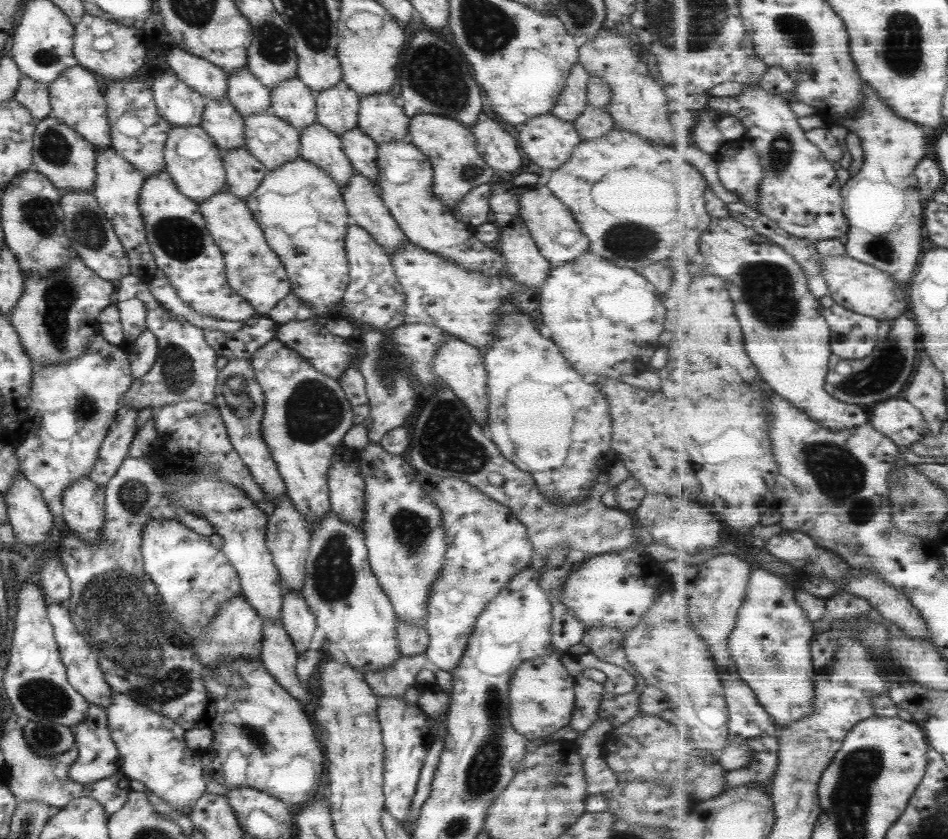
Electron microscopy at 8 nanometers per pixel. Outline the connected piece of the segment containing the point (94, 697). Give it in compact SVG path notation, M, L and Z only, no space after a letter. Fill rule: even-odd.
M46 604L46 617L52 626L54 641L59 651L60 661L65 666L66 681L90 704L96 704L106 710L110 703L110 688L103 678L101 669L96 661L96 655L73 626L69 613L62 605Z

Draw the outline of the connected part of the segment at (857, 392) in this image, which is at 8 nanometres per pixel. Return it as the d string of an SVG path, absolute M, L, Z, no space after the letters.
M901 315L893 320L890 332L883 336L882 345L869 356L862 359L844 359L842 356L832 354L825 390L832 393L837 400L861 406L896 397L901 390L907 388L907 380L913 376L917 360L917 341L920 339L918 323Z

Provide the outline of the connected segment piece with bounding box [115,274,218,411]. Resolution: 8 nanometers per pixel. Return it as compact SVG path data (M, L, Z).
M128 274L118 282L115 292L117 302L137 299L143 303L146 329L156 338L157 345L157 354L151 368L124 392L122 405L128 404L137 411L147 406L154 409L185 400L200 400L213 405L213 388L218 371L214 364L217 356L205 342L203 330L193 326L182 316L175 316L170 310L165 310L149 293L146 281Z

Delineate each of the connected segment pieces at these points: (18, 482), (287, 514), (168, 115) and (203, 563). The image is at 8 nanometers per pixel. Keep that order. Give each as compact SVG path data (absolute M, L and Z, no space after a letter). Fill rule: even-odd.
M21 469L13 475L9 486L3 498L12 534L25 546L44 544L51 530L52 516L41 492L23 477Z
M283 494L281 499L271 501L273 513L267 517L267 526L265 526L265 547L268 548L269 554L272 556L273 566L278 570L280 584L283 589L297 590L303 584L305 574L304 561L306 559L309 548L310 526L301 513L297 513L297 509L291 505L291 501Z
M168 69L159 70L150 86L154 107L167 124L173 127L198 126L206 98L189 88Z
M150 517L141 529L140 553L145 574L157 589L165 614L181 625L181 630L187 638L199 636L225 601L233 599L236 594L242 594L236 572L227 562L225 555L211 547L209 537L191 531L176 518L161 520Z

